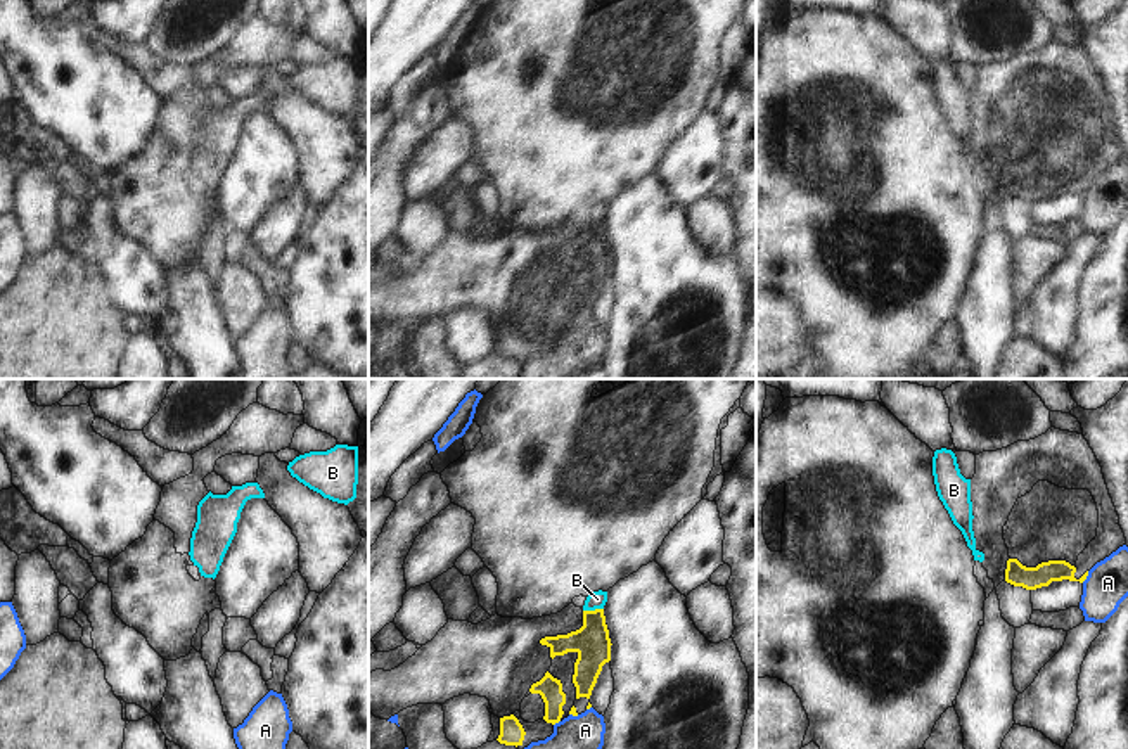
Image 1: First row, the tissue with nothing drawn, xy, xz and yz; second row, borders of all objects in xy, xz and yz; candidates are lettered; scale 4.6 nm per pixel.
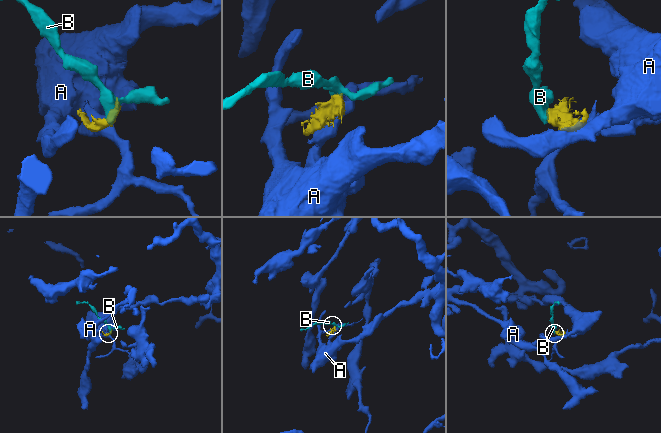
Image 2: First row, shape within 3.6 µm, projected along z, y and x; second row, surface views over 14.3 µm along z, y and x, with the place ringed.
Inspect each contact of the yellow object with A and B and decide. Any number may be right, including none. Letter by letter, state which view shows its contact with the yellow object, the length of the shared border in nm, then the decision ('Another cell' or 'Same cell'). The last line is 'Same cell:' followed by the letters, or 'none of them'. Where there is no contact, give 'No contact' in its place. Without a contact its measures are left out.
A: Touches yellow in yz. Shared border 70 nm. Another cell
B: Touches yellow in xz. Shared border 100 nm. Another cell
Same cell: none of them.

